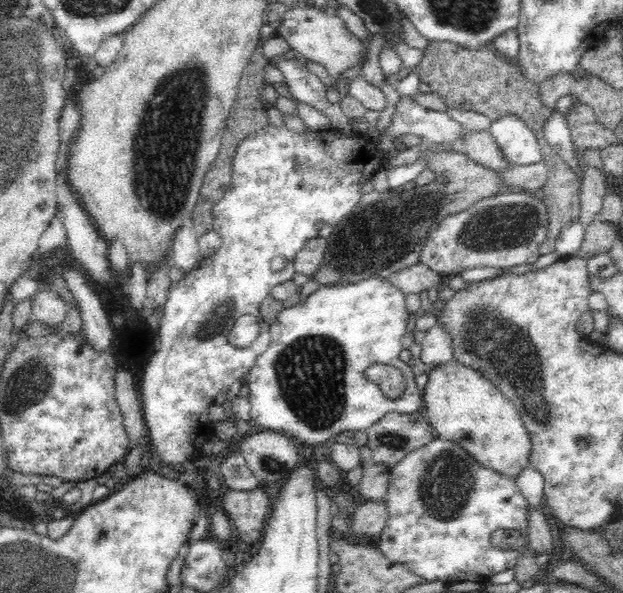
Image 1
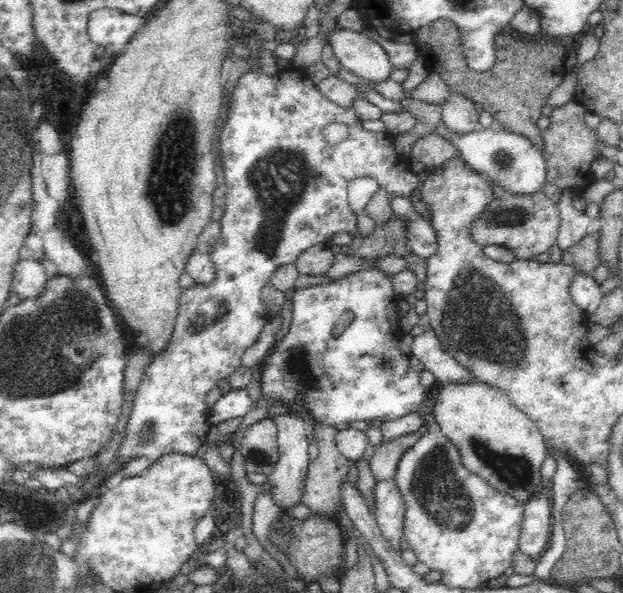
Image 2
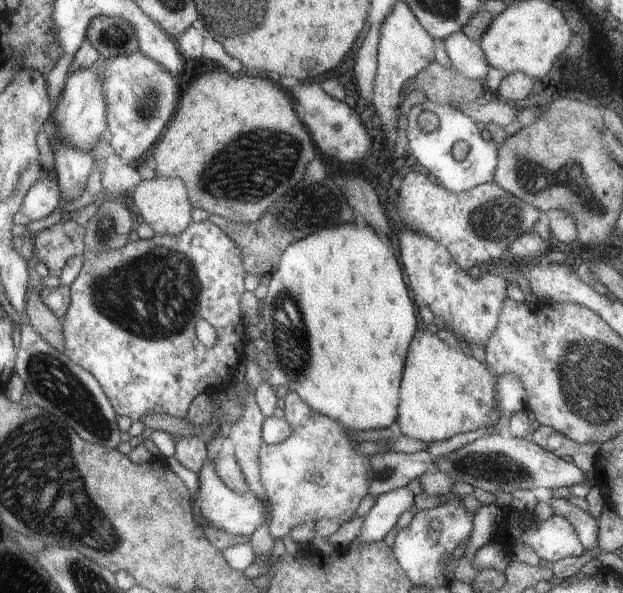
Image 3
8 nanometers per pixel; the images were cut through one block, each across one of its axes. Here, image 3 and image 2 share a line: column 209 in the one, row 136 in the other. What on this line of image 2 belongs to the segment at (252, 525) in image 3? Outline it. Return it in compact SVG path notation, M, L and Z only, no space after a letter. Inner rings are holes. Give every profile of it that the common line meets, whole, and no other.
M442 123L436 126L435 134L452 142L463 159L473 169L503 188L504 194L531 196L534 192L542 191L547 182L547 165L543 152L522 134L510 132L495 124L480 131L458 135L446 129Z

